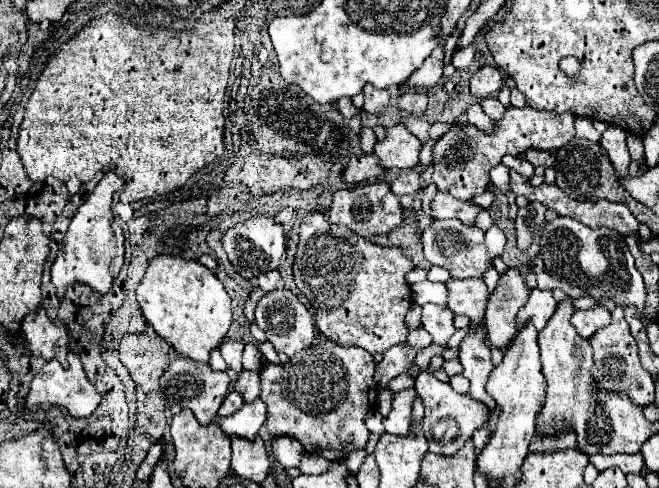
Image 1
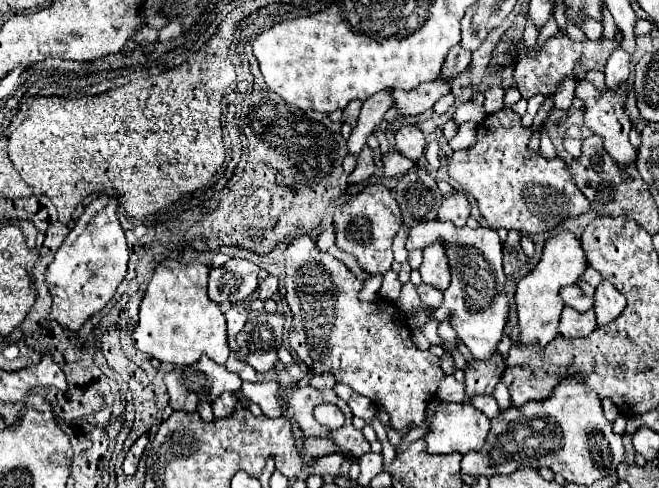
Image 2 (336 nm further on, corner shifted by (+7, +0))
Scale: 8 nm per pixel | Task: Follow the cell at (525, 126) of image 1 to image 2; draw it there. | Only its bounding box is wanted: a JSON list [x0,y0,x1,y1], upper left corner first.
[393,227,407,263]

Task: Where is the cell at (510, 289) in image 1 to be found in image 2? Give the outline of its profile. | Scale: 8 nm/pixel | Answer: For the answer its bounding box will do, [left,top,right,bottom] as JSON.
[465,353,505,401]

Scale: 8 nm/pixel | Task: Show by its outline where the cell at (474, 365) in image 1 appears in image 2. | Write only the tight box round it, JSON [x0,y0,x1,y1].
[405,221,509,359]

